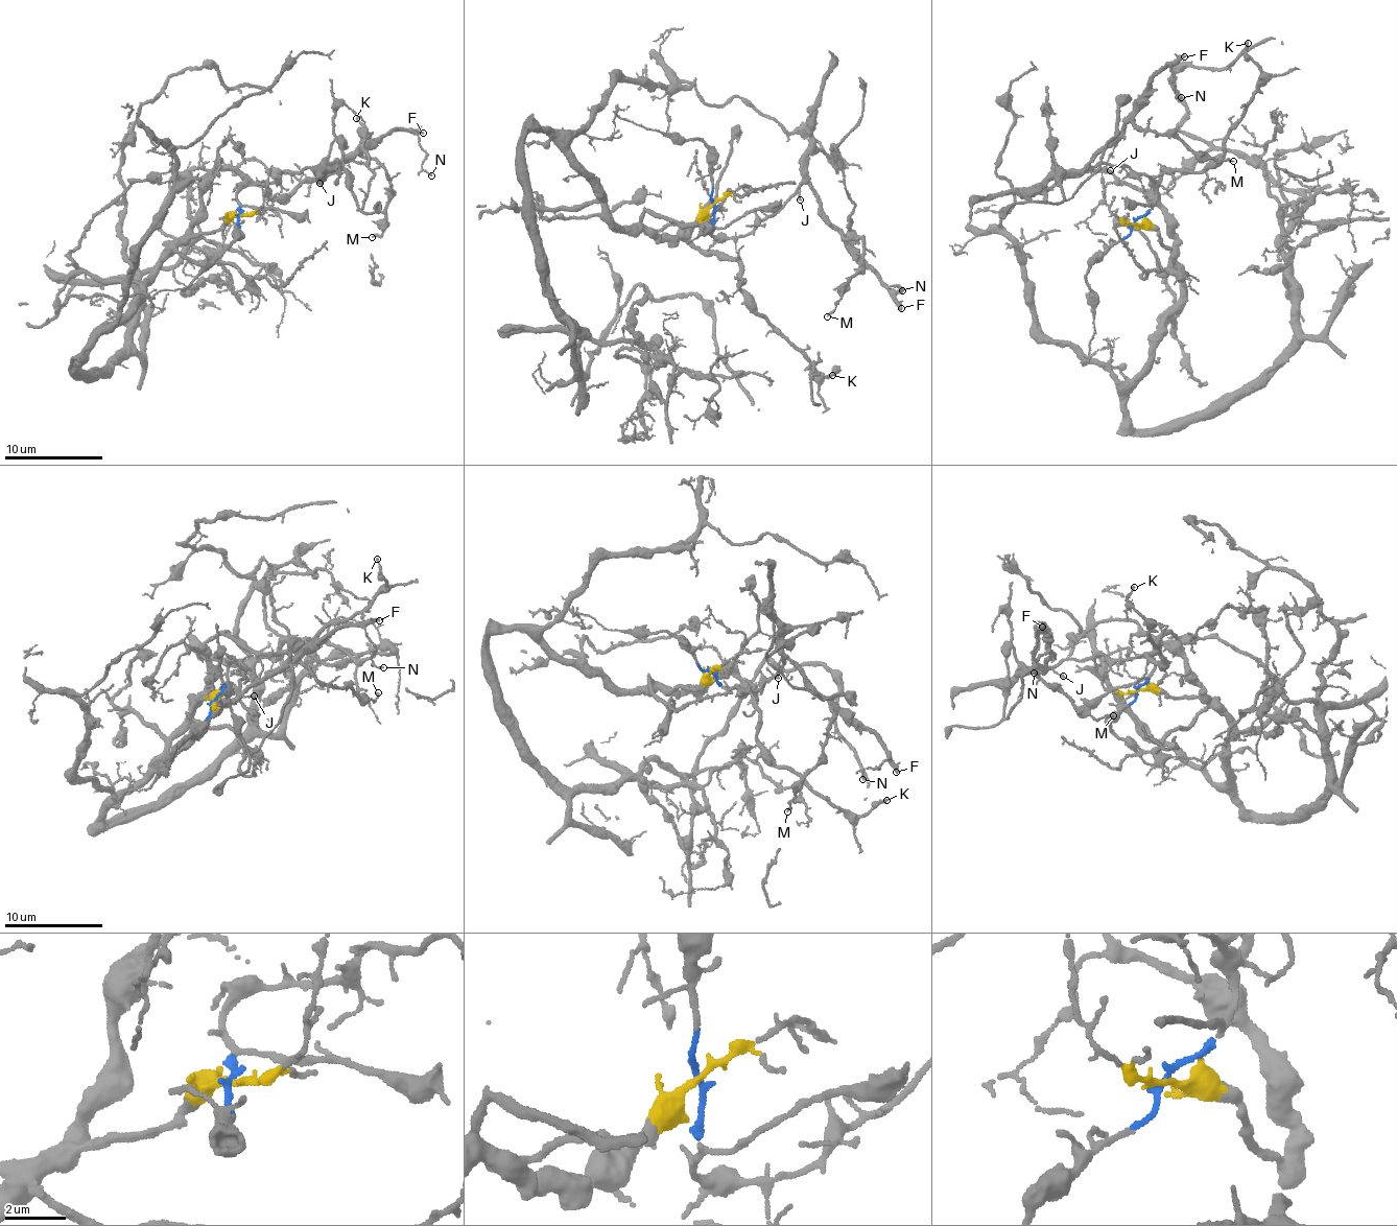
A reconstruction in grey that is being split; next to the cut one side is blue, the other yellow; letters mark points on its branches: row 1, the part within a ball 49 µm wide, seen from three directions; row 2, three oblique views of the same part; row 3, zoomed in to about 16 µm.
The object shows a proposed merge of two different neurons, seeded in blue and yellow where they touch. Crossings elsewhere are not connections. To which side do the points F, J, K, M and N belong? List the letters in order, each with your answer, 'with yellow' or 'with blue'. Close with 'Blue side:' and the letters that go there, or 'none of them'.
F: with blue
J: with blue
K: with yellow
M: with blue
N: with blue
Blue side: F, J, M, N

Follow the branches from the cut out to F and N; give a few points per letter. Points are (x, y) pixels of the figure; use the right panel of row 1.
F: (1133, 222), (1156, 198), (1151, 175), (1127, 166), (1090, 165), (1098, 151), (1111, 146), (1155, 74), (1184, 56)
N: (1133, 222), (1156, 198), (1151, 175), (1090, 165), (1159, 70), (1170, 67), (1181, 98)

